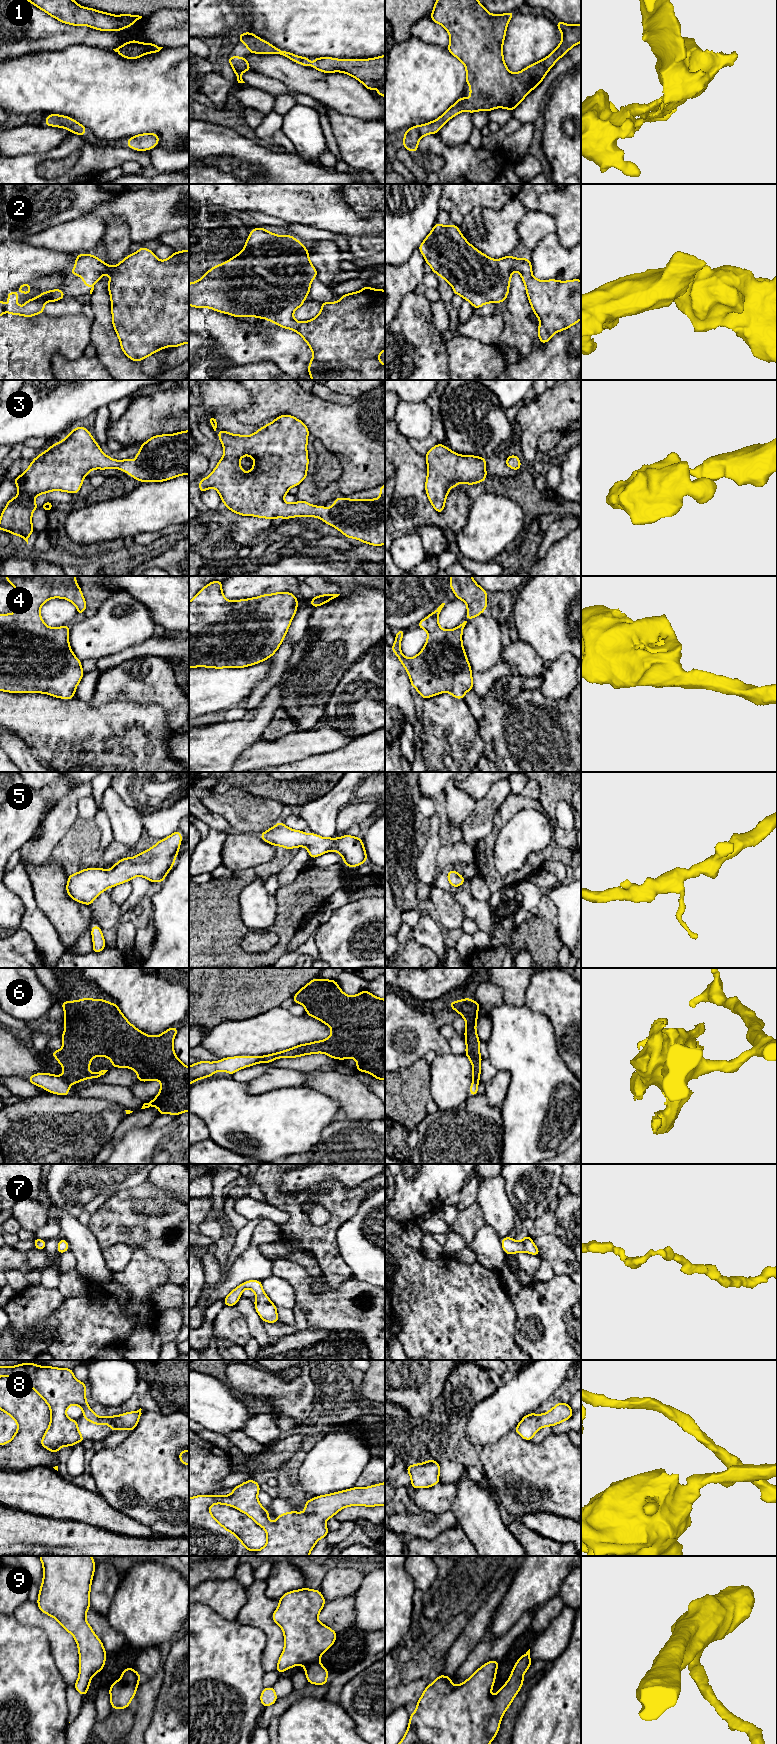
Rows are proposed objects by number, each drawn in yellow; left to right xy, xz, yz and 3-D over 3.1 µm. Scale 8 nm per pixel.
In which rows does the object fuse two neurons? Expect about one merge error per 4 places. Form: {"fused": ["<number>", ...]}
{"fused": ["6"]}

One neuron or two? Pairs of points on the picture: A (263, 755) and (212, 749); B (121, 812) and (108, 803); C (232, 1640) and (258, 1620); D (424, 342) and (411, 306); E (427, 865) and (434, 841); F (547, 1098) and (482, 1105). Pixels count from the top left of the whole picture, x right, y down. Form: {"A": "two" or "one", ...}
{"A": "two", "B": "one", "C": "two", "D": "one", "E": "one", "F": "two"}

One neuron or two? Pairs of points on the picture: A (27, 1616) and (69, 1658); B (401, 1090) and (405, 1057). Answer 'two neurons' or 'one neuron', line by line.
A: one neuron
B: two neurons

